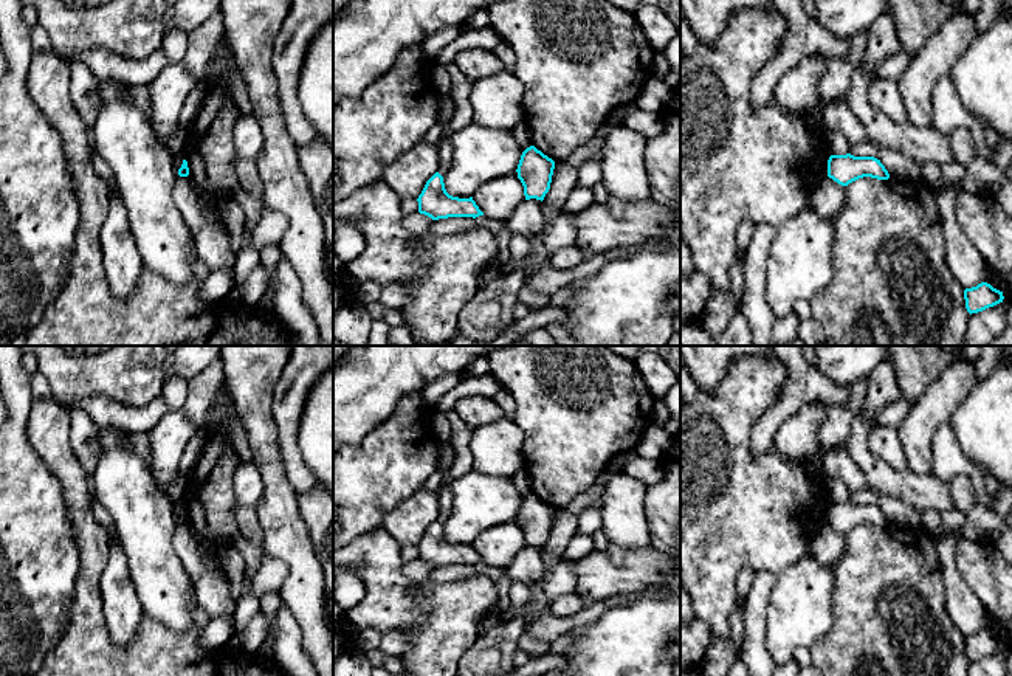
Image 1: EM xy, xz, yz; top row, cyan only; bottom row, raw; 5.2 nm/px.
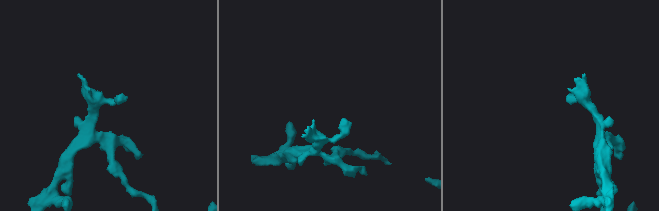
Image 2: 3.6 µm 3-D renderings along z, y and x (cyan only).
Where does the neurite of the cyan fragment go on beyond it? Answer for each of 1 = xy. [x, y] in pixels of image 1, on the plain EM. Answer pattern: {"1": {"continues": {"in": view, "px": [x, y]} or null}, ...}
{"1": {"continues": null}}

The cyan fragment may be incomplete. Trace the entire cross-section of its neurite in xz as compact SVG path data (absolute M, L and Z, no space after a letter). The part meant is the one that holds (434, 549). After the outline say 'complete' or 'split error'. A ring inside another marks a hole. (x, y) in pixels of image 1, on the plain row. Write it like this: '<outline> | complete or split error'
M435 519L425 532L417 546L418 560L431 564L432 567L448 564L479 564L484 560L479 557L473 544L459 546L446 540L443 524Z | complete

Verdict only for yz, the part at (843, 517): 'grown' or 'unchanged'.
unchanged

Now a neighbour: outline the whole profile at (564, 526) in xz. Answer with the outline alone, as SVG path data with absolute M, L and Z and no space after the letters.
M566 509L559 510L558 516L552 523L550 536L542 549L550 554L556 563L563 563L567 543L575 533L577 516Z

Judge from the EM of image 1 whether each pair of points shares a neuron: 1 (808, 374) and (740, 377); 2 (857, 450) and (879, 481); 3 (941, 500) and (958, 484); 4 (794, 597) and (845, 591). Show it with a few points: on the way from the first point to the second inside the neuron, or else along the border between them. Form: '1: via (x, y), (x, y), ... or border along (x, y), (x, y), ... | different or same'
1: border along (781, 362), (786, 385), (769, 408) | different
2: via (863, 458), (876, 473) | same
3: border along (946, 482), (953, 506) | different
4: border along (836, 571), (834, 622), (829, 628) | different

